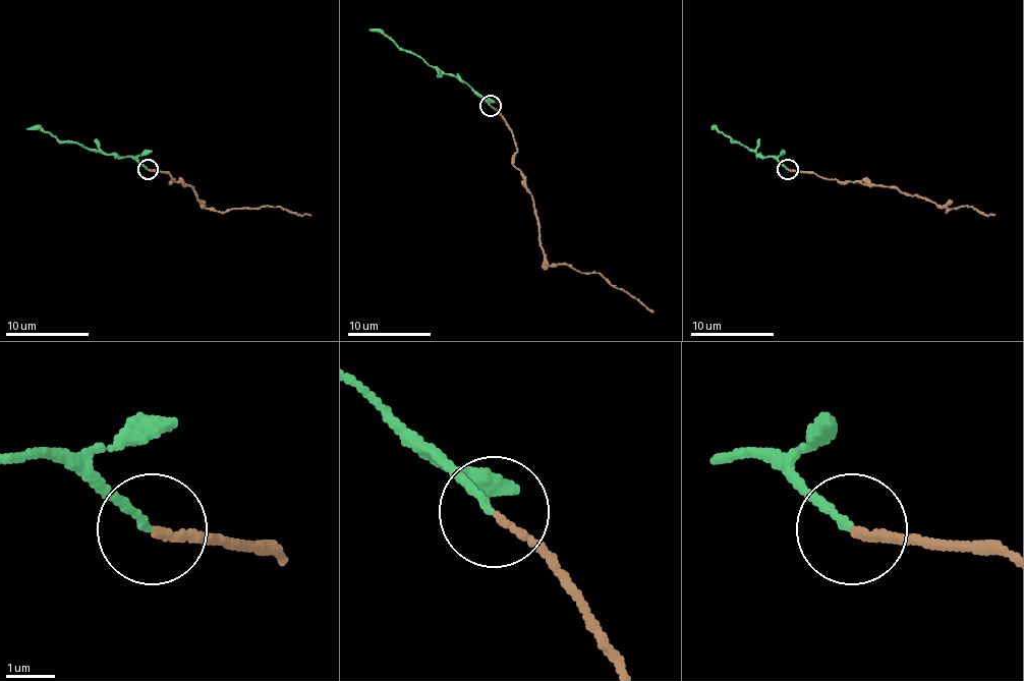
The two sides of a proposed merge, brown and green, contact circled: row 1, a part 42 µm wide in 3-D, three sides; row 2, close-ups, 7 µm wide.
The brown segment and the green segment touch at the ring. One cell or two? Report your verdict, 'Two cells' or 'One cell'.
Two cells

